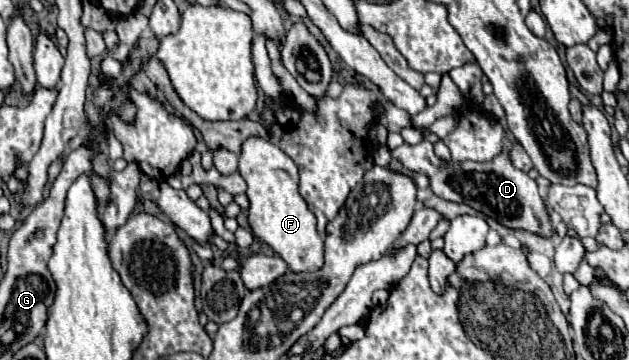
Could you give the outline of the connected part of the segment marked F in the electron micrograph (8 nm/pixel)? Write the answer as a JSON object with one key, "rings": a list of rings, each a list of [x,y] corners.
{"rings":[[[248,137],[240,151],[240,175],[248,185],[252,231],[268,243],[292,271],[316,271],[324,265],[324,239],[316,231],[314,213],[298,193],[296,163],[272,141],[262,137]]]}

